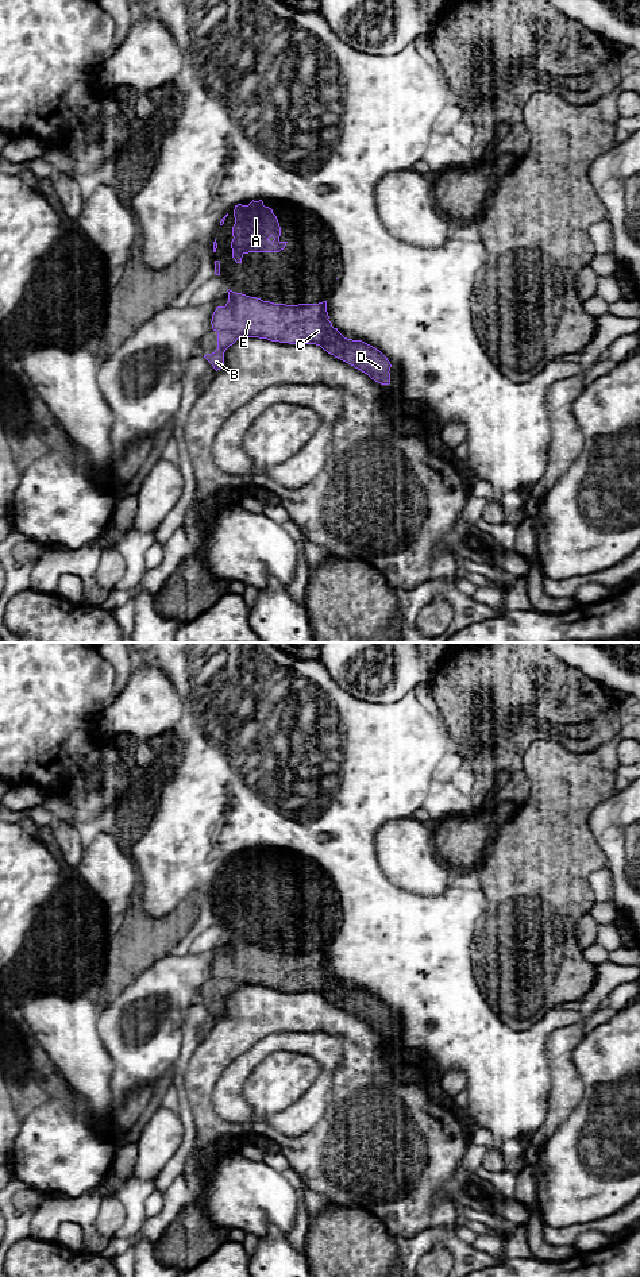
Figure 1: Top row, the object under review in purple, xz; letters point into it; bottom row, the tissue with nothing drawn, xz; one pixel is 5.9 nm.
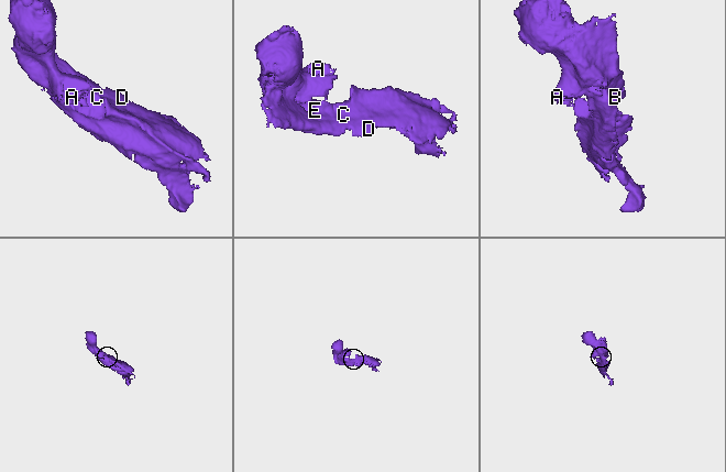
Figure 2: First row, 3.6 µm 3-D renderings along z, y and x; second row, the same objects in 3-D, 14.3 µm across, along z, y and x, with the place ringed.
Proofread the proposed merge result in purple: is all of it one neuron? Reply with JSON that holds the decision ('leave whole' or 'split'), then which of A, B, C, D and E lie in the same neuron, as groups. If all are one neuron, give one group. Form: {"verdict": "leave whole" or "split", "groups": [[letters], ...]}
{"verdict": "leave whole", "groups": [["A", "B", "C", "D", "E"]]}

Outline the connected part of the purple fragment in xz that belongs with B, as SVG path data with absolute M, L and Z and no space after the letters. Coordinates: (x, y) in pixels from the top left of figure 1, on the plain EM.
M228 940L228 950L212 962L217 998L204 1006L217 1019L224 1000L238 987L259 985L289 992L316 992L335 1006L354 1014L381 1033L390 1031L390 1010L375 995L344 985L328 968L327 949L319 952L274 952L242 941Z

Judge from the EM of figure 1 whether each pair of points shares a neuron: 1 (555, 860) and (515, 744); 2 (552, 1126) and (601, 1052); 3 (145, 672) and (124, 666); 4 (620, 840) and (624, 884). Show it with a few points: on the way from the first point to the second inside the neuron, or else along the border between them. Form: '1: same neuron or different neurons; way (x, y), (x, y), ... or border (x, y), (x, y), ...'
1: different neurons; border (529, 745), (521, 759), (527, 790)
2: different neurons; border (574, 1049), (573, 1065), (582, 1096), (570, 1110)
3: different neurons; border (138, 660), (126, 685), (115, 695)
4: same neuron; way (623, 851), (624, 874)

